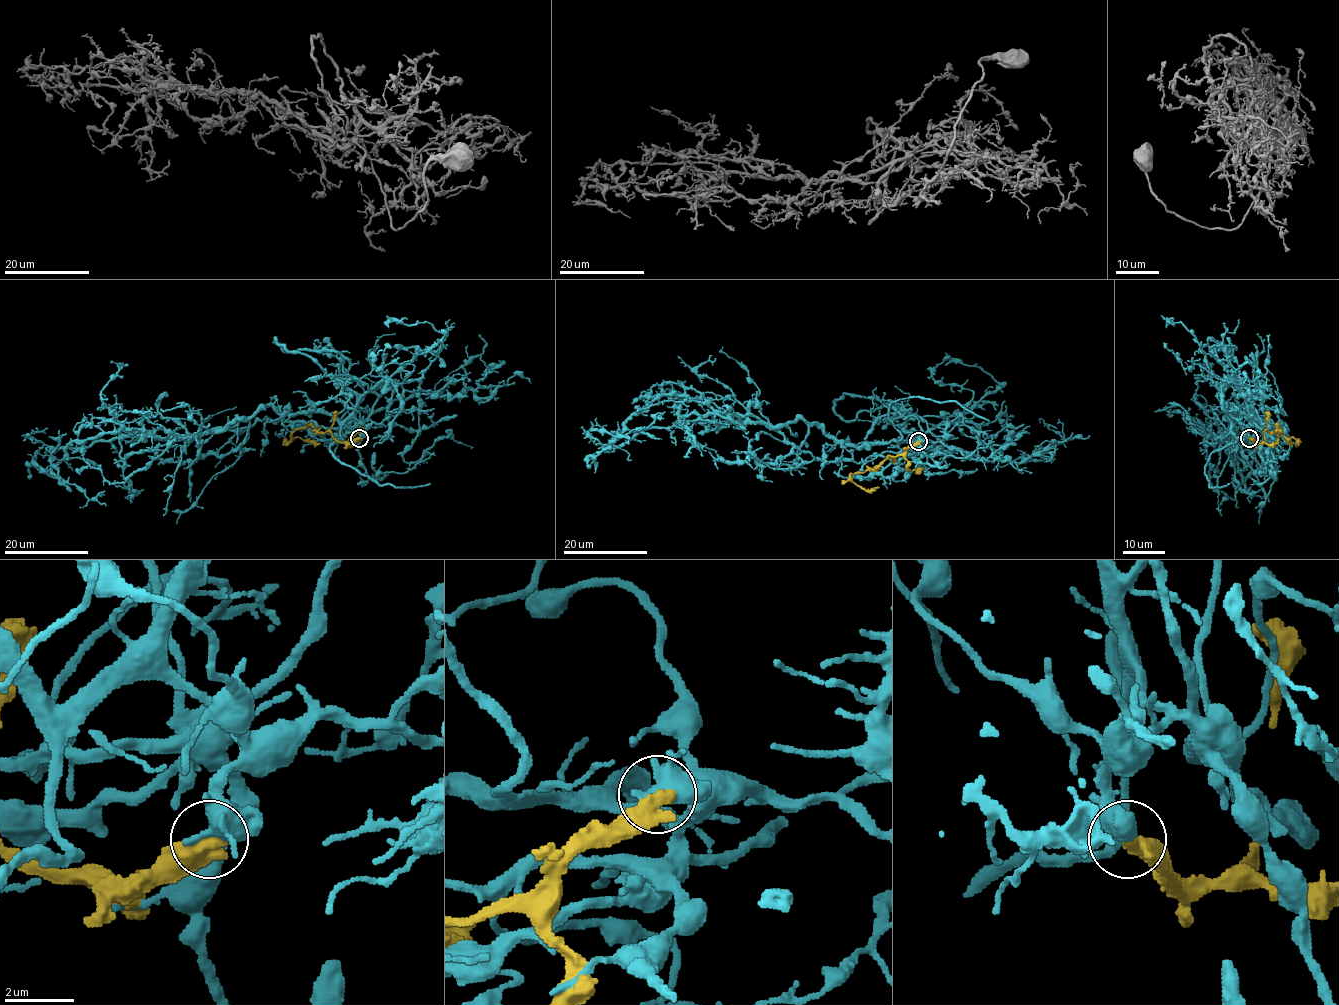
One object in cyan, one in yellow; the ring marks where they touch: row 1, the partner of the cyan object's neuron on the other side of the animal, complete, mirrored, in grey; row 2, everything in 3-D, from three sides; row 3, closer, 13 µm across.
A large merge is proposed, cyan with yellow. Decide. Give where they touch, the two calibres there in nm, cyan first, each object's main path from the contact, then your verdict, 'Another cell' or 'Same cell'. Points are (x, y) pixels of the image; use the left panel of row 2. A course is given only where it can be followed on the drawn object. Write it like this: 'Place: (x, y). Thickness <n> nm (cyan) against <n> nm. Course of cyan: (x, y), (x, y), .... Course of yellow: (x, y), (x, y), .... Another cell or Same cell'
Place: (359, 438). Thickness 440 nm (cyan) against 550 nm. Course of cyan: (359, 437), (361, 424), (258, 420), (206, 434), (125, 430), (74, 439), (58, 475), (105, 506). Course of yellow: (359, 437), (342, 443), (329, 431), (318, 432), (310, 426), (297, 428), (292, 434), (293, 437), (320, 444). Another cell

